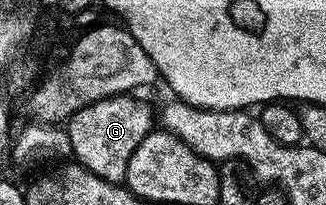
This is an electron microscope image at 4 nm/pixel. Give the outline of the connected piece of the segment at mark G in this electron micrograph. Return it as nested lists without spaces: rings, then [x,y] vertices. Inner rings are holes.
[[[127,95],[113,99],[103,99],[95,104],[84,106],[73,116],[66,127],[73,158],[87,171],[102,180],[121,186],[127,177],[129,162],[136,150],[155,130],[151,107]]]

